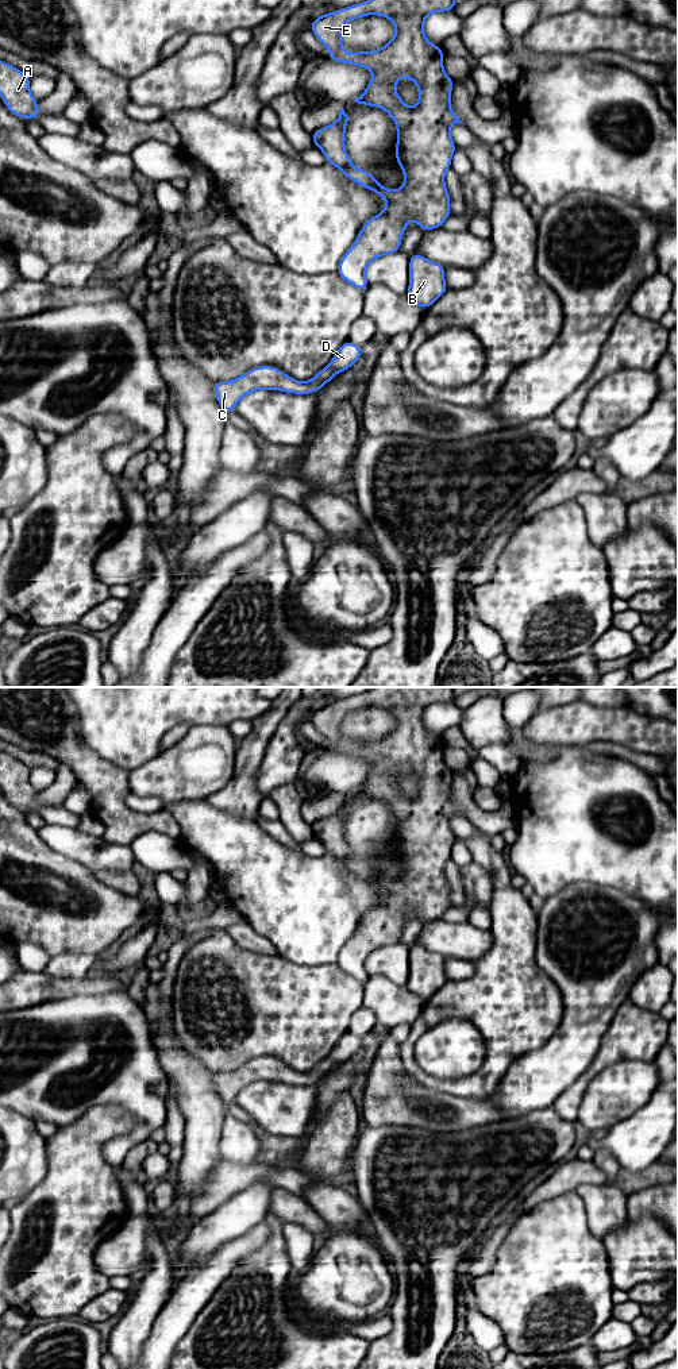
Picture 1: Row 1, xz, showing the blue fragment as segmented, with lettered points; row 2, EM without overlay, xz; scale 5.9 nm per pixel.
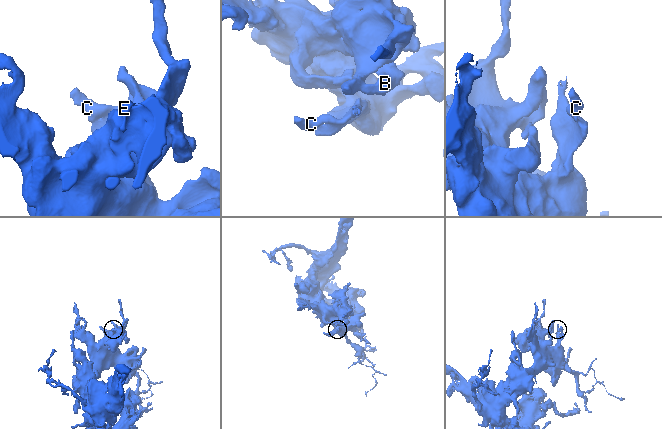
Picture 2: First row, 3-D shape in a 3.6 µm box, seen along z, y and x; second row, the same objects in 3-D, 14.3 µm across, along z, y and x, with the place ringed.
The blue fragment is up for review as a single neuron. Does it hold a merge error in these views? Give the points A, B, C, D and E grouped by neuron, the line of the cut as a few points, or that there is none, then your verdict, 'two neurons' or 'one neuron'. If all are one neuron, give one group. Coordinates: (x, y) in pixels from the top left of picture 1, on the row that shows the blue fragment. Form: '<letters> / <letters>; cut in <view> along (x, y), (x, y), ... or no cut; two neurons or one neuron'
A B C D E; no cut; one neuron

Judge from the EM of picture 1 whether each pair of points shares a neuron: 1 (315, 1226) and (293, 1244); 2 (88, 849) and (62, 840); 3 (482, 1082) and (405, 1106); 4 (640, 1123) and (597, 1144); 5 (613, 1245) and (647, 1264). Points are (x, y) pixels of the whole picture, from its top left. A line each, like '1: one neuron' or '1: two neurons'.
1: two neurons
2: one neuron
3: two neurons
4: one neuron
5: one neuron

